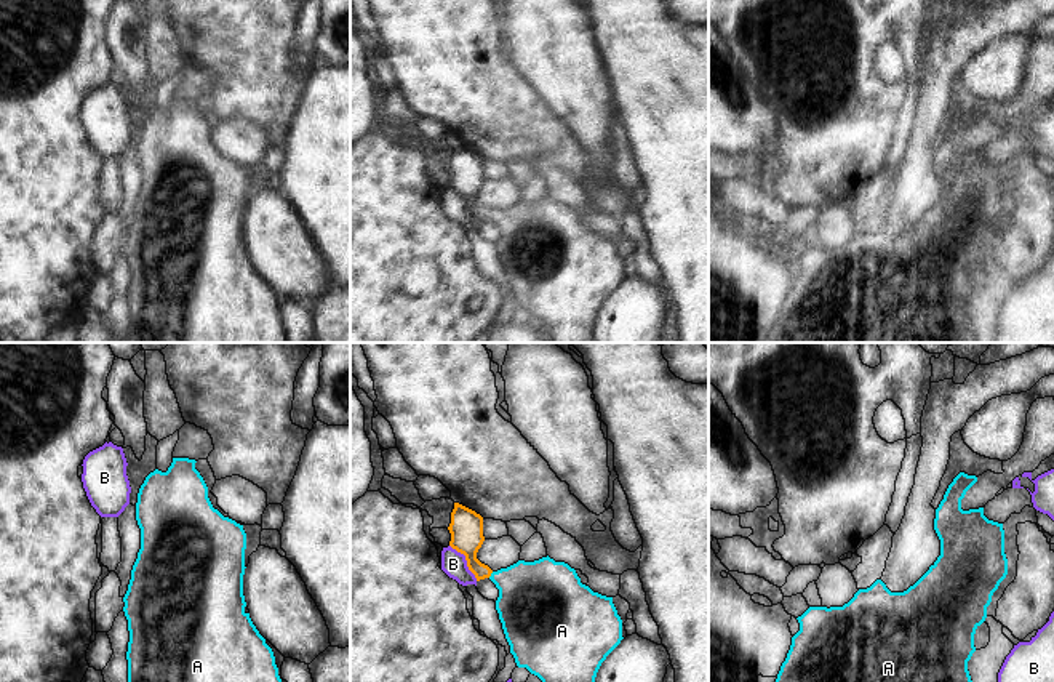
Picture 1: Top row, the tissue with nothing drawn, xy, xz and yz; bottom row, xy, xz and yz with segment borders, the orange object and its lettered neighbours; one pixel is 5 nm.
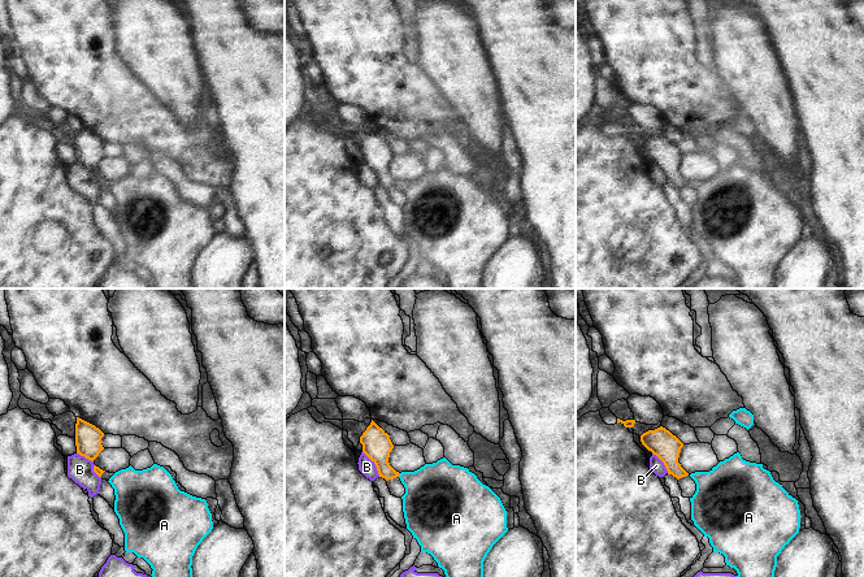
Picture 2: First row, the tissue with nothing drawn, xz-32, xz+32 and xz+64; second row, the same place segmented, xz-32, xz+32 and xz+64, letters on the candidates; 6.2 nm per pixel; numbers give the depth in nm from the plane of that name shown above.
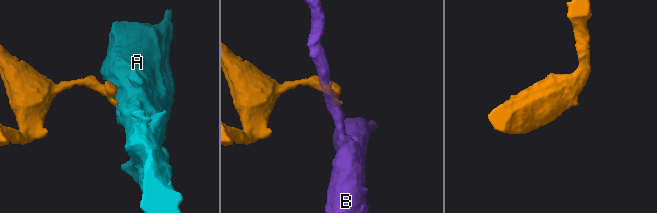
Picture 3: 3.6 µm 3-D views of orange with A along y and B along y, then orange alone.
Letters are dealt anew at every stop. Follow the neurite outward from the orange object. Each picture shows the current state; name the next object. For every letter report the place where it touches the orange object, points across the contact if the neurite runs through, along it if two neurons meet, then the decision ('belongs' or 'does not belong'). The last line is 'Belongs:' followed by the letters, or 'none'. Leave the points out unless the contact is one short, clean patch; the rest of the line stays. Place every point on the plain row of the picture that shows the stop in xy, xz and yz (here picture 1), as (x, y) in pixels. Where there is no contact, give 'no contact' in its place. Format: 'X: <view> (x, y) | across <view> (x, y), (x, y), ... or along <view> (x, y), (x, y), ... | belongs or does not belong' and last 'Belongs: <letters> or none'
A: xz (490, 216) | across xz (466, 173), (471, 200), (490, 216), (517, 224), (533, 240) | belongs
B: xz (466, 200) | along xz (450, 186), (464, 197), (467, 210), (477, 221) | does not belong
Belongs: A

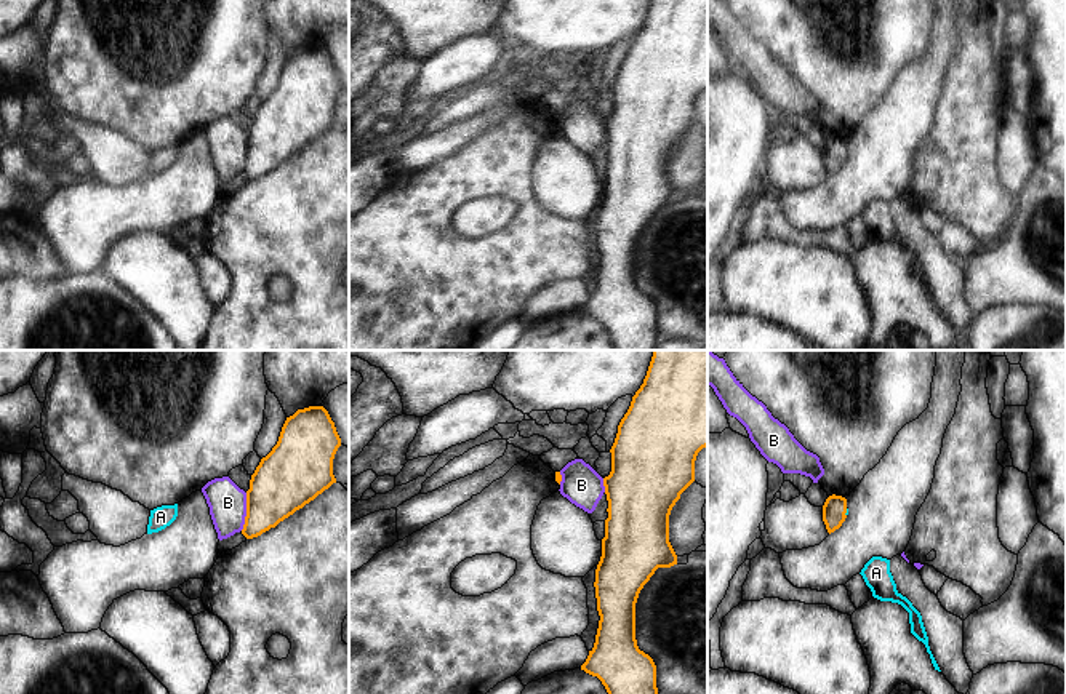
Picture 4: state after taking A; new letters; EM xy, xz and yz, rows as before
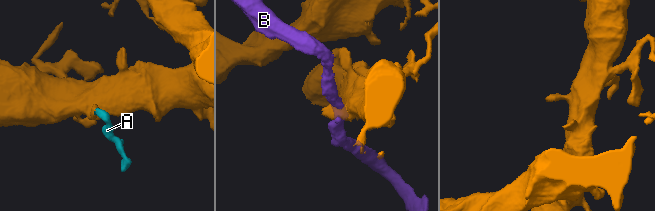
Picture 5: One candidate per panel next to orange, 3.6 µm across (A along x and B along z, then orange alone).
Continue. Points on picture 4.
A: yz (845, 154) | across yz (834, 151), (845, 154), (847, 151) | belongs
B: xy (247, 154) | along xy (247, 135), (247, 157), (240, 171) | does not belong
Belongs: A

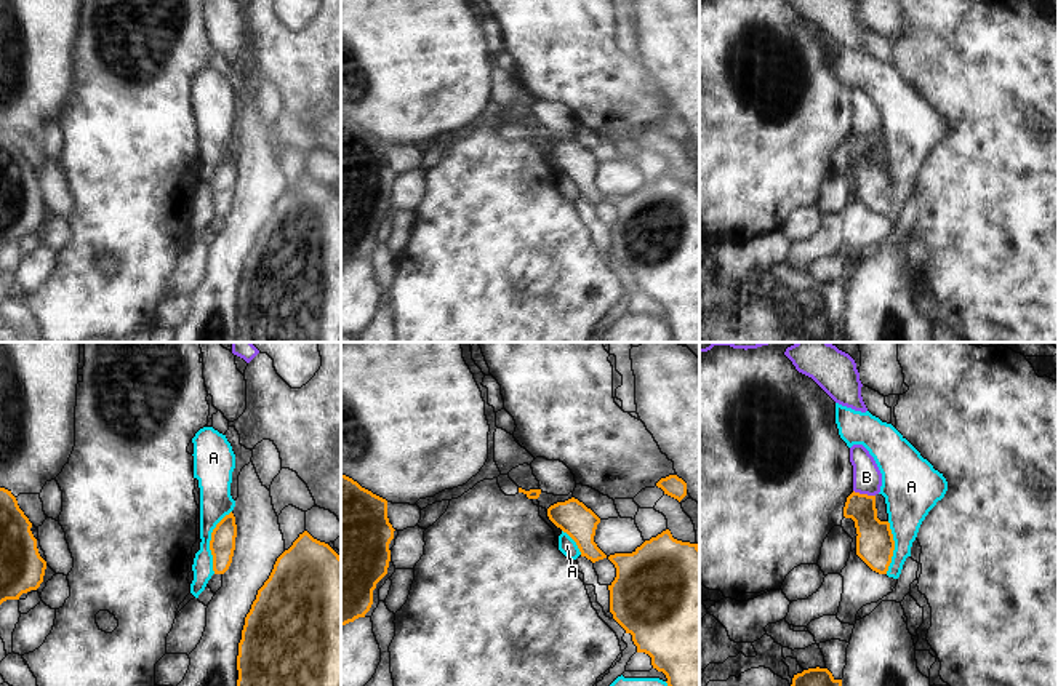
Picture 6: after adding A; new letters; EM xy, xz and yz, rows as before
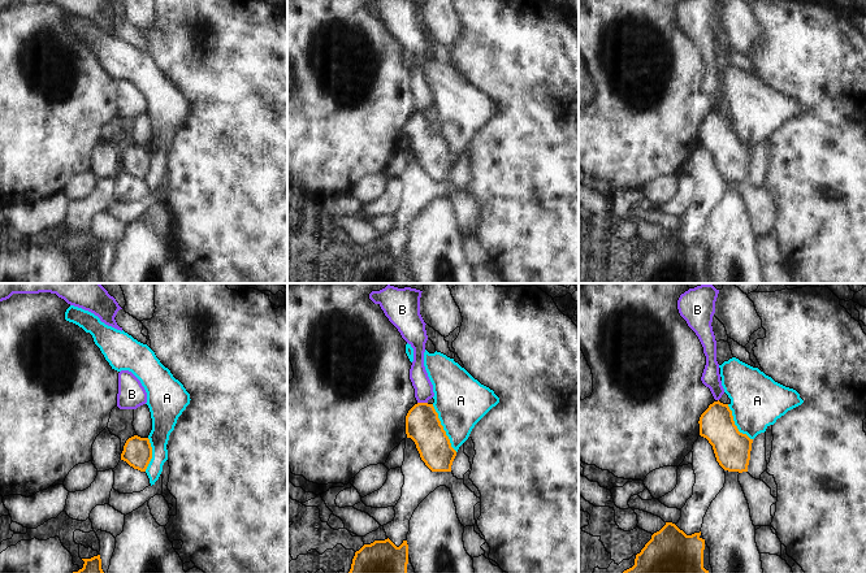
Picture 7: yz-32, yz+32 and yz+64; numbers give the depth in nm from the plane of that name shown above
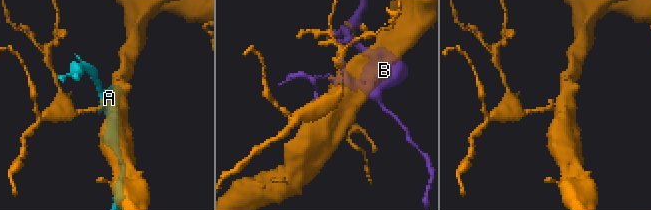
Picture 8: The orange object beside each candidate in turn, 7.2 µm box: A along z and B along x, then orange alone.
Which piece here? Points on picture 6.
A: xy (210, 184) | along xy (231, 152), (212, 175), (210, 195), (213, 215) | does not belong
B: yz (865, 136) | does not belong
Belongs: none

